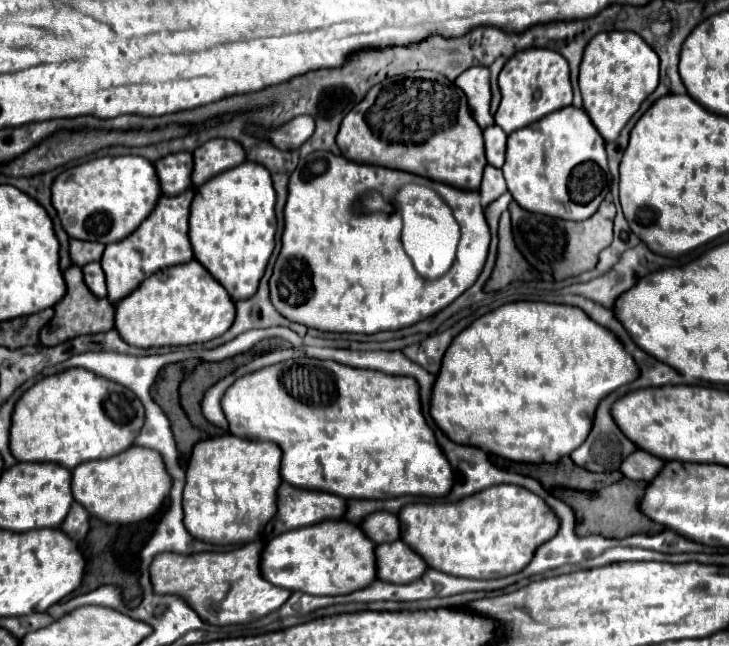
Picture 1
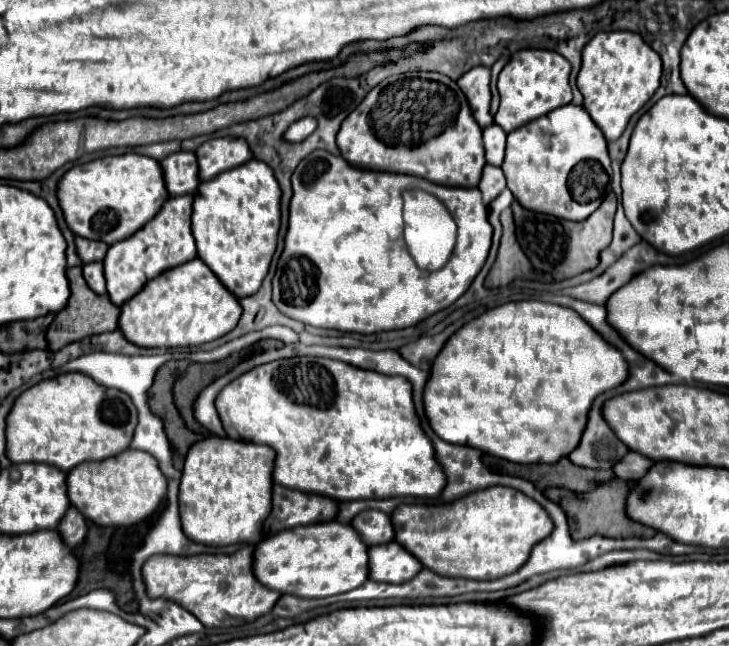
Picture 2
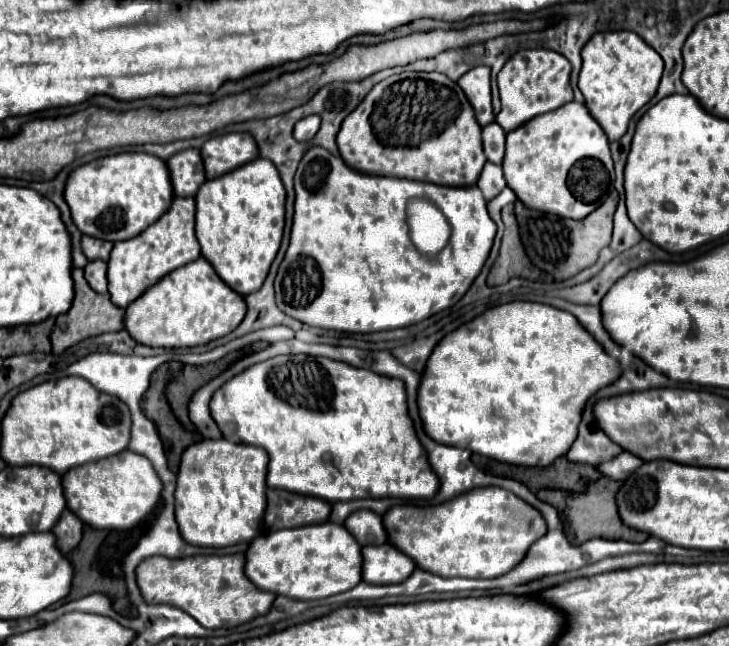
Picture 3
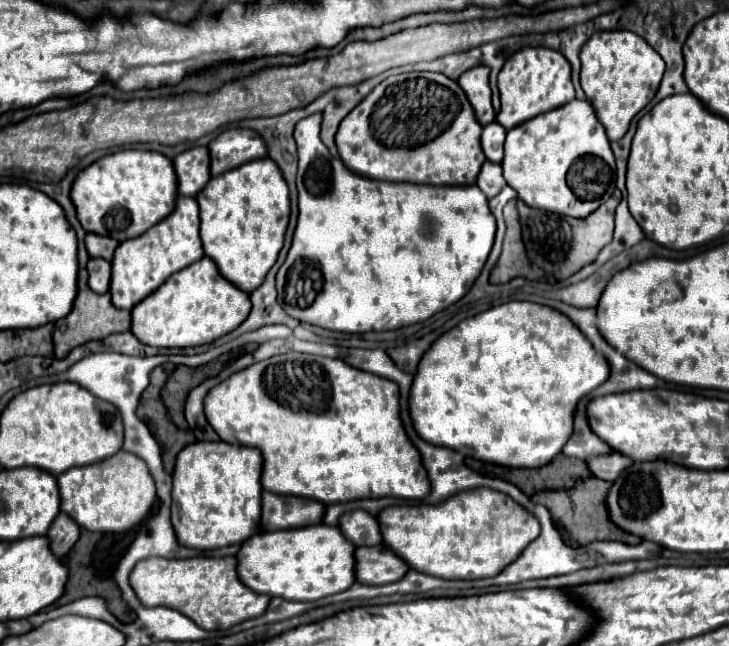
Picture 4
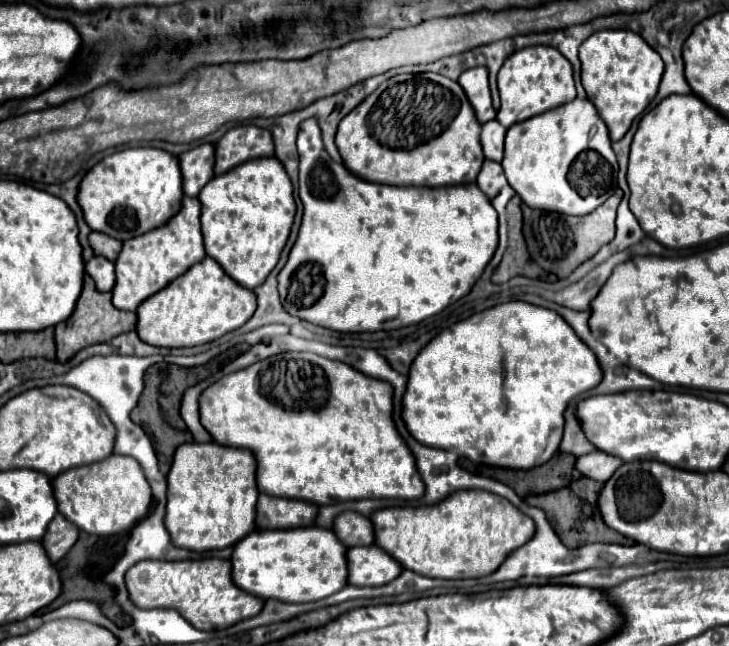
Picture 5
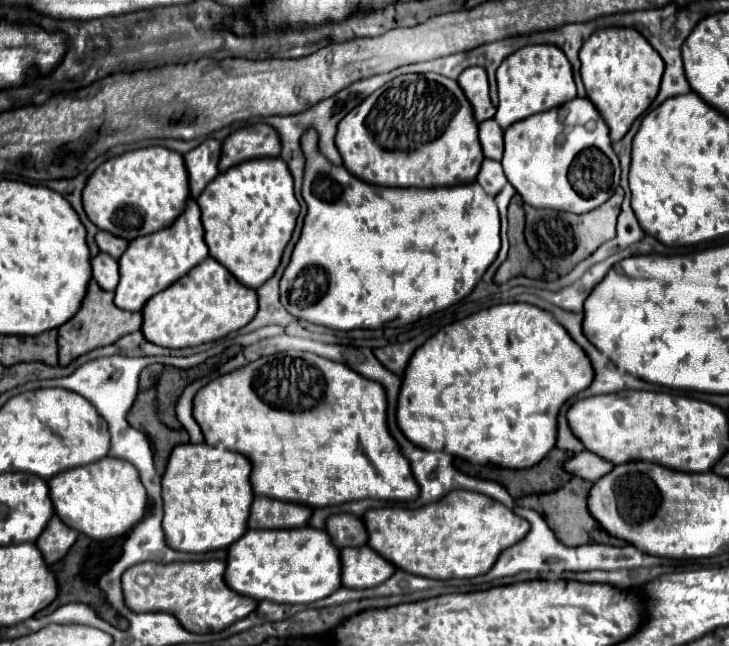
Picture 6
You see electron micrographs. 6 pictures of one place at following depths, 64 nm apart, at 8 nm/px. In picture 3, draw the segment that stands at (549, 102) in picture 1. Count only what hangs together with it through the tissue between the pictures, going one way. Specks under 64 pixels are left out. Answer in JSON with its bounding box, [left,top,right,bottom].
[496,48,574,132]

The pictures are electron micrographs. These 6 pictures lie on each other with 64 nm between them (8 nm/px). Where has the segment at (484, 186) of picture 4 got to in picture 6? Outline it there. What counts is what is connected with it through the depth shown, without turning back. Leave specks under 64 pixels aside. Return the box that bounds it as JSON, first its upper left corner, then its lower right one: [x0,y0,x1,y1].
[476,160,506,196]

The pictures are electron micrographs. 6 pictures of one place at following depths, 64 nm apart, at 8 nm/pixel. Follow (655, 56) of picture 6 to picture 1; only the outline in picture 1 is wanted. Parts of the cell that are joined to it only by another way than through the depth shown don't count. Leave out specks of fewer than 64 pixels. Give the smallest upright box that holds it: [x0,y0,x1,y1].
[580,32,658,142]

